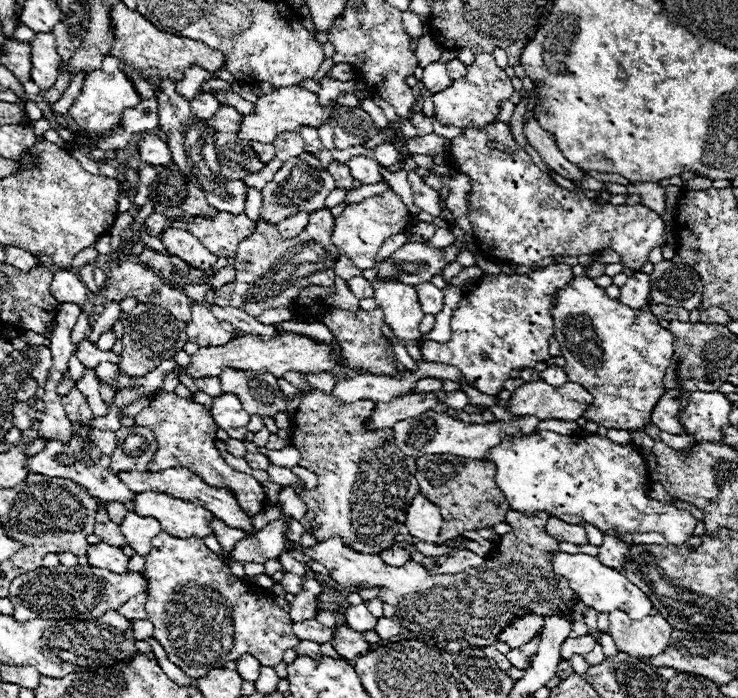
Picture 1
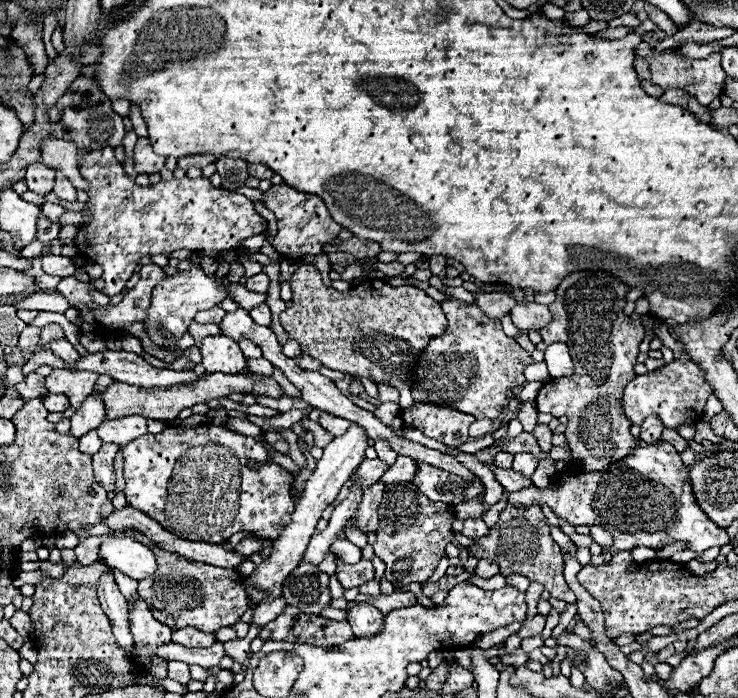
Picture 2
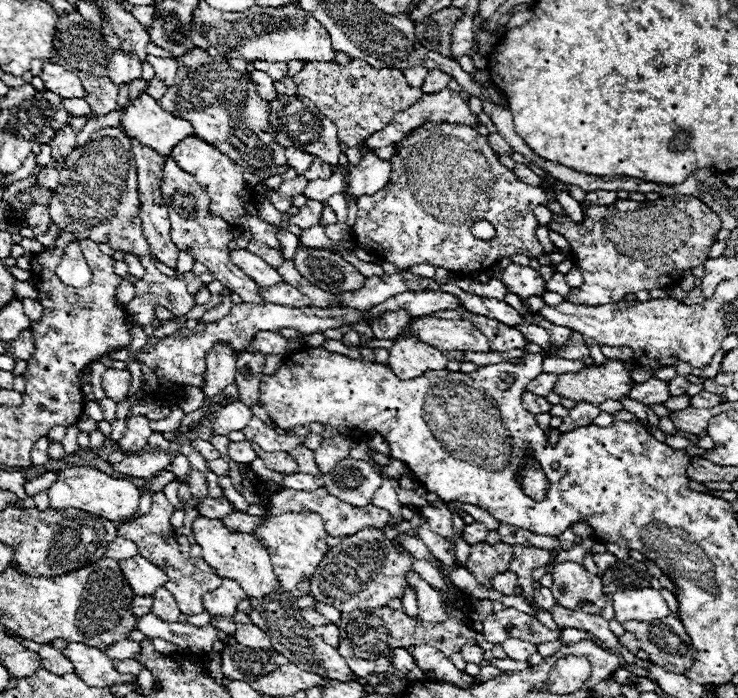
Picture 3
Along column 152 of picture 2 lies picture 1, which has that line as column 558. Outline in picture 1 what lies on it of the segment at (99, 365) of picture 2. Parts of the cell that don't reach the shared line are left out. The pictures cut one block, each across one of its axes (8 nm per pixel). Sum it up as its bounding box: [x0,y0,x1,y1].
[542,366,568,386]

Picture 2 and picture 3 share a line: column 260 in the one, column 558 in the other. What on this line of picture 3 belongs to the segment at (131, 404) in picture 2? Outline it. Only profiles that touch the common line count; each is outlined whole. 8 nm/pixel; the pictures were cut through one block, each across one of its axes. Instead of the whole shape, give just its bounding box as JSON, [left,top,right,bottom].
[554,360,630,406]

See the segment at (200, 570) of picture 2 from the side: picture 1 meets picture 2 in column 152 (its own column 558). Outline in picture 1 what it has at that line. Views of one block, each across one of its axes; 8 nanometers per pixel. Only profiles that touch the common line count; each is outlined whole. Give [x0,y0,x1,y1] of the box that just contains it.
[284,510,588,652]

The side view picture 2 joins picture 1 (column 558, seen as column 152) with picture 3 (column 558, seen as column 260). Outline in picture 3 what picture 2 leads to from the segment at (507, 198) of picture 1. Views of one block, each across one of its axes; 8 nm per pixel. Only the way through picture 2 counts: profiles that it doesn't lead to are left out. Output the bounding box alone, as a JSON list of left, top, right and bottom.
[550,196,720,306]

